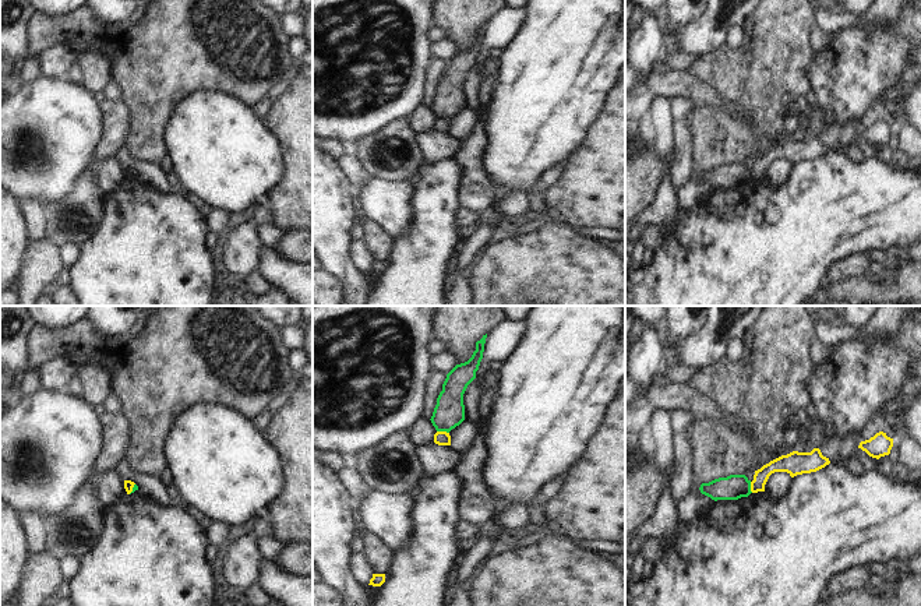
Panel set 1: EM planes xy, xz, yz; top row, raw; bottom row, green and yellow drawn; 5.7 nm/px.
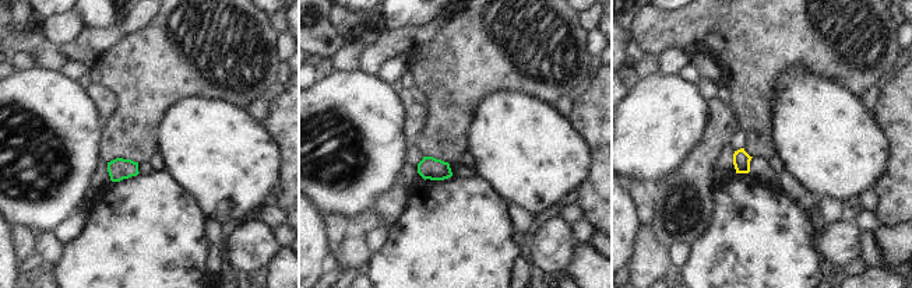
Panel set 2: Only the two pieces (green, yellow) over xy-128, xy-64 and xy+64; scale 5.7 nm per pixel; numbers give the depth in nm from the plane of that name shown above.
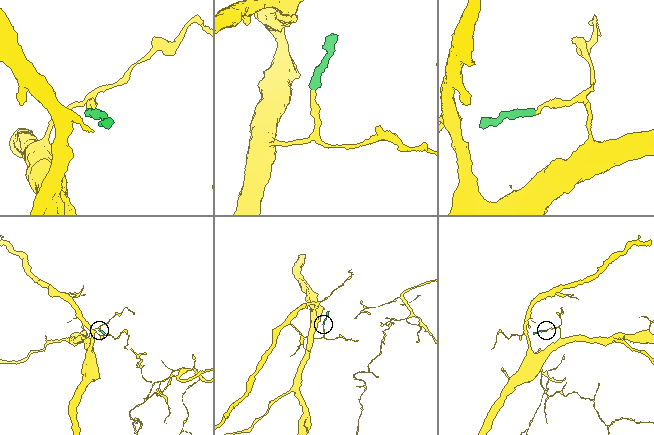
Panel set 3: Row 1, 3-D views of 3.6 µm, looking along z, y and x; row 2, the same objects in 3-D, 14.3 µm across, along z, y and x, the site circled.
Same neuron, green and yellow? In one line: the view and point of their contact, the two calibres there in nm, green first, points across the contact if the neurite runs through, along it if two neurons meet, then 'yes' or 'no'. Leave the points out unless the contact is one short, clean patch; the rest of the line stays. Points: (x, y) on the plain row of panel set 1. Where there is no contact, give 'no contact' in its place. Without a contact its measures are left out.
meets green in xz at (443, 117); 180 nm thick on the green side, 80 nm on the other; border along xz (437, 117), (448, 120); no

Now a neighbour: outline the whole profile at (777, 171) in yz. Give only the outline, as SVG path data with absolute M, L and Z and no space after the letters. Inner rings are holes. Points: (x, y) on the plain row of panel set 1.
M774 159L769 163L765 179L769 180L772 184L780 184L787 179L793 169L793 165L787 159Z

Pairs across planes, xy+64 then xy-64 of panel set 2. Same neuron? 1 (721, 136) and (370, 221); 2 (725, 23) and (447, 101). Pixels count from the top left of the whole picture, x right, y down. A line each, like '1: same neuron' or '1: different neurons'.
1: same neuron
2: same neuron

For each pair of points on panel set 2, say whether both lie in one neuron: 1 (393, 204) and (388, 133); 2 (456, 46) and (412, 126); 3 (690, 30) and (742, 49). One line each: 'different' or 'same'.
1: different
2: different
3: same

